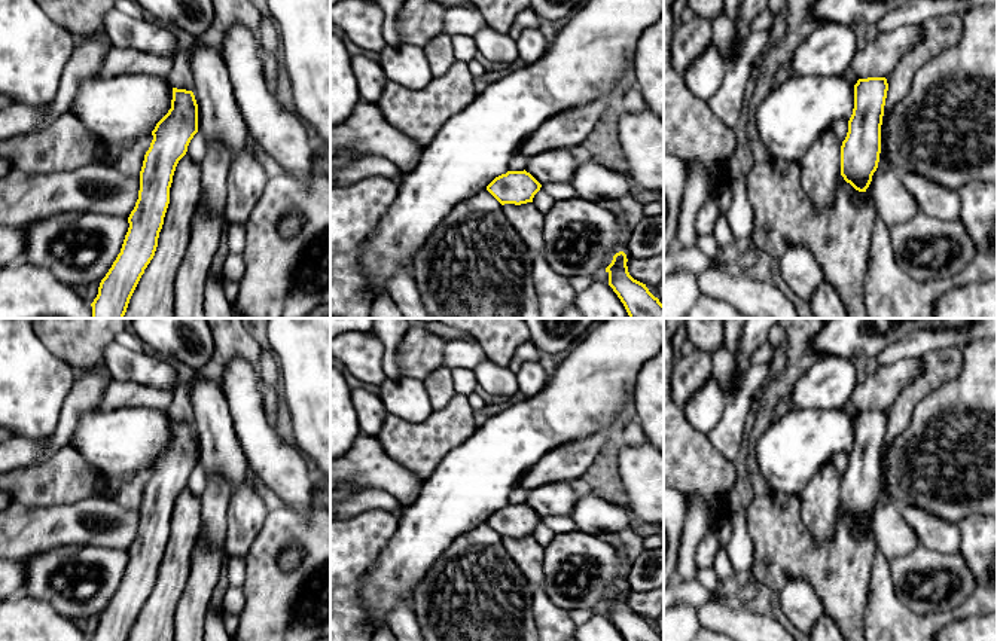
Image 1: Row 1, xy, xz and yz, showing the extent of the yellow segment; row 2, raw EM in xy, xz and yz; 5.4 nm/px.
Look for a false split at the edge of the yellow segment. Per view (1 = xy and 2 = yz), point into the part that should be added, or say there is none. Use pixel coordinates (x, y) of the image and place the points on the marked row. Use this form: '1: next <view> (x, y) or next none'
1: next none
2: next none

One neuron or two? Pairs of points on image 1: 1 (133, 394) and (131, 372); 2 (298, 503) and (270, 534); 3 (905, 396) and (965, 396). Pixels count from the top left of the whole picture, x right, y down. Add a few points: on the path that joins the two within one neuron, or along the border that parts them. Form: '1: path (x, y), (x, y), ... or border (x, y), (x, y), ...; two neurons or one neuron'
1: border (112, 378), (165, 390); two neurons
2: border (284, 504), (301, 513), (307, 513), (314, 506); two neurons
3: border (956, 377), (932, 390), (915, 406), (906, 426); two neurons

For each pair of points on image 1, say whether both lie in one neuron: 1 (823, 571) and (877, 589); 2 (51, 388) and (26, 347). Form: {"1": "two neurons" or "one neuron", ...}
{"1": "two neurons", "2": "one neuron"}

